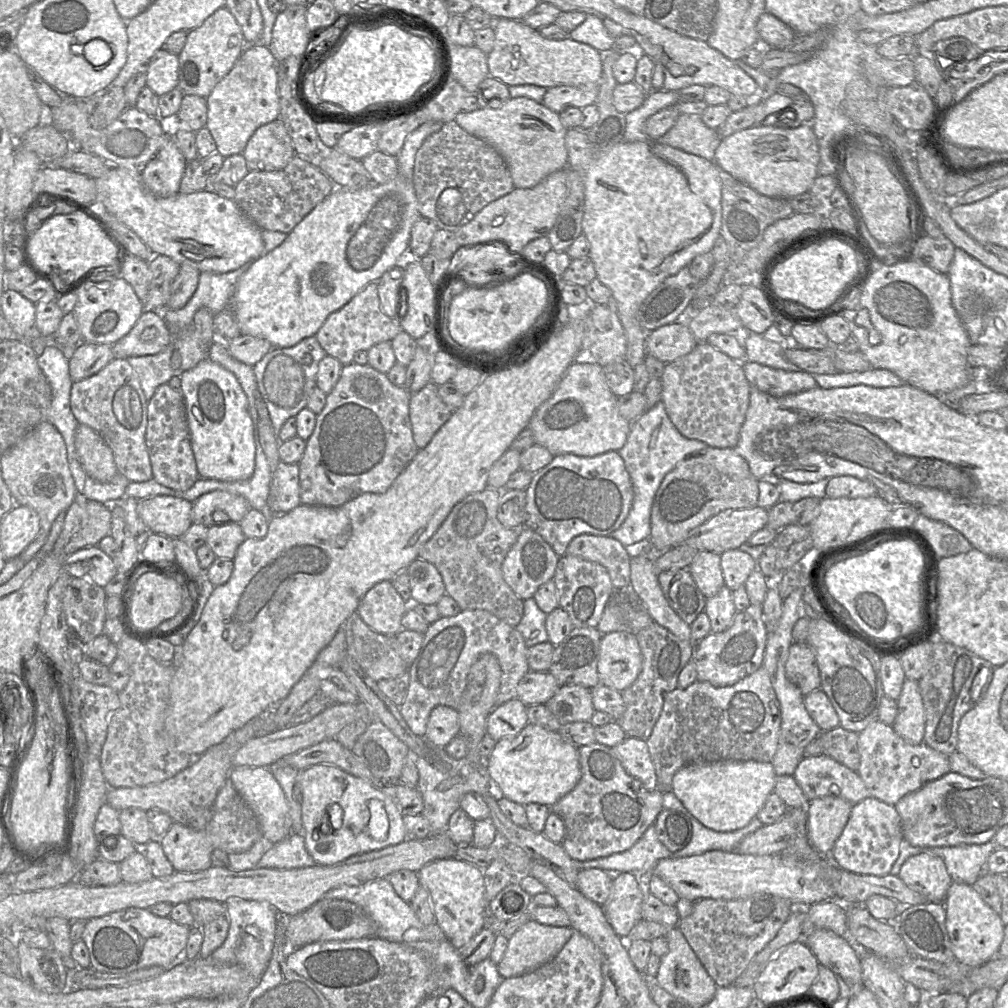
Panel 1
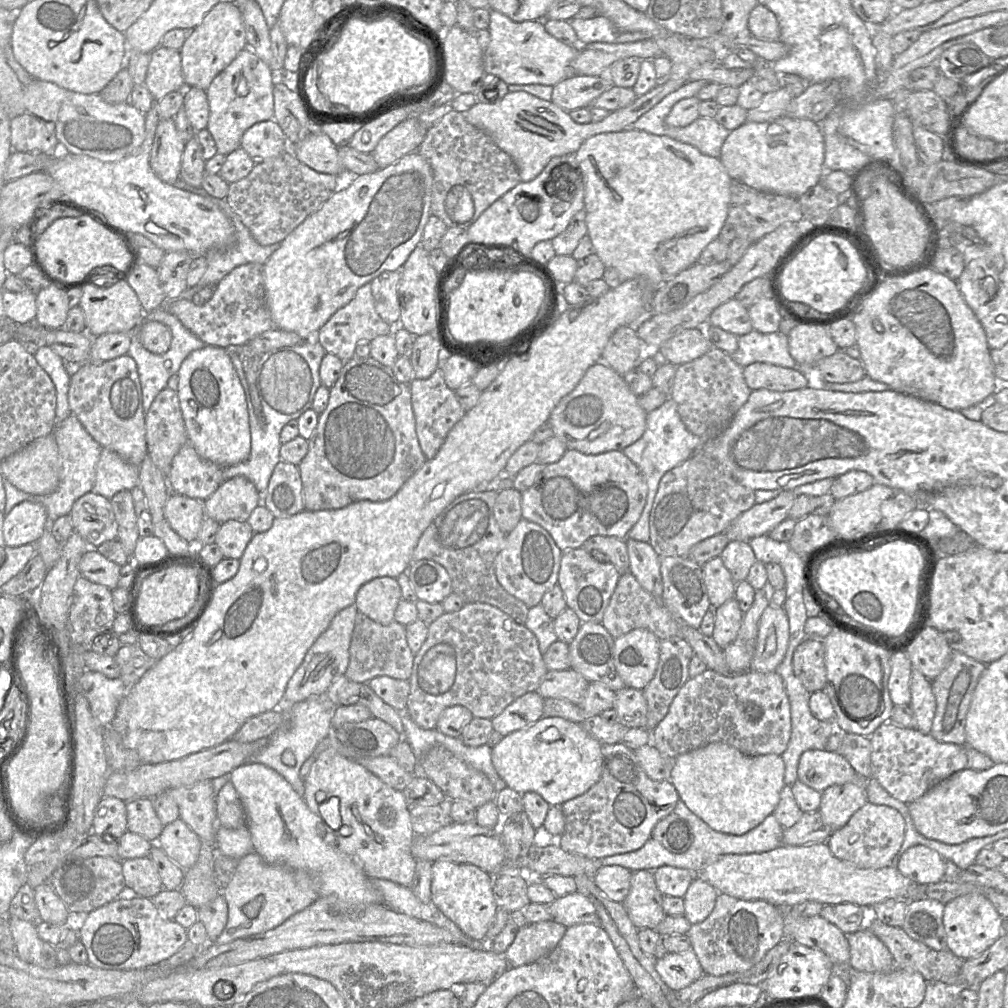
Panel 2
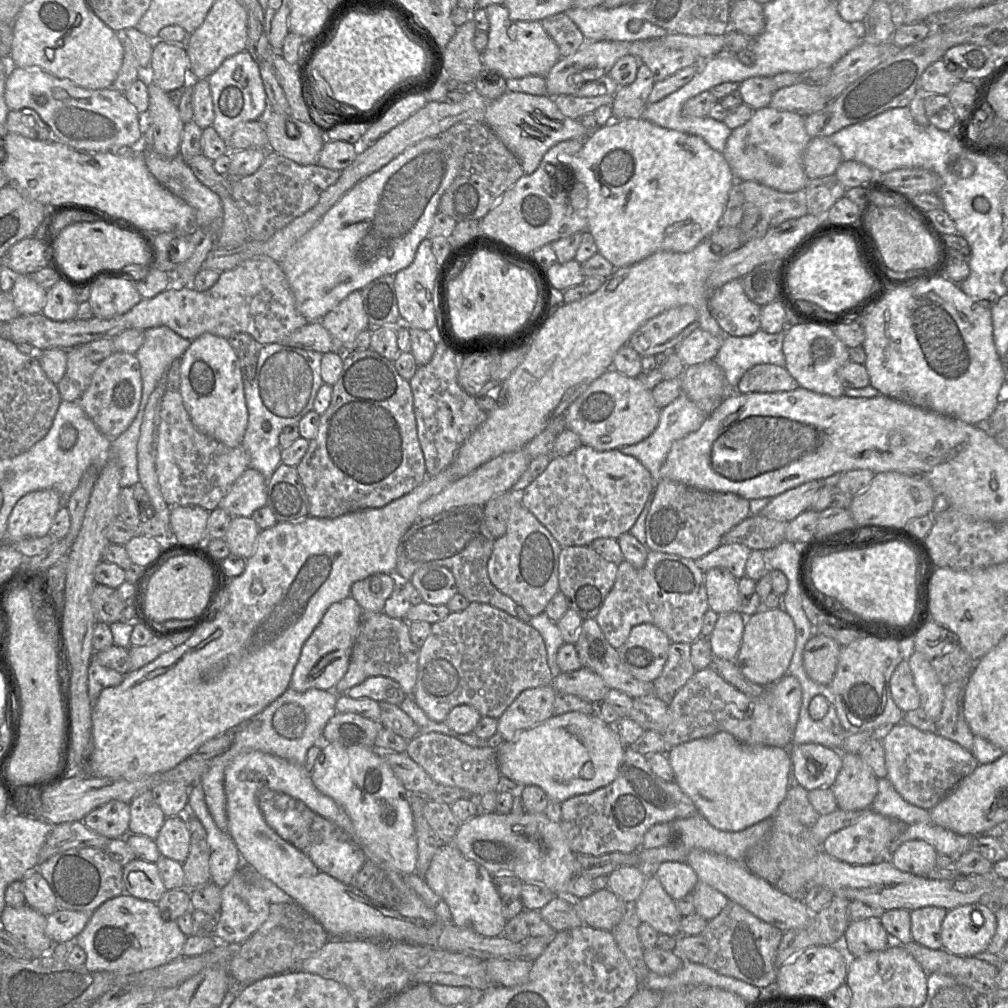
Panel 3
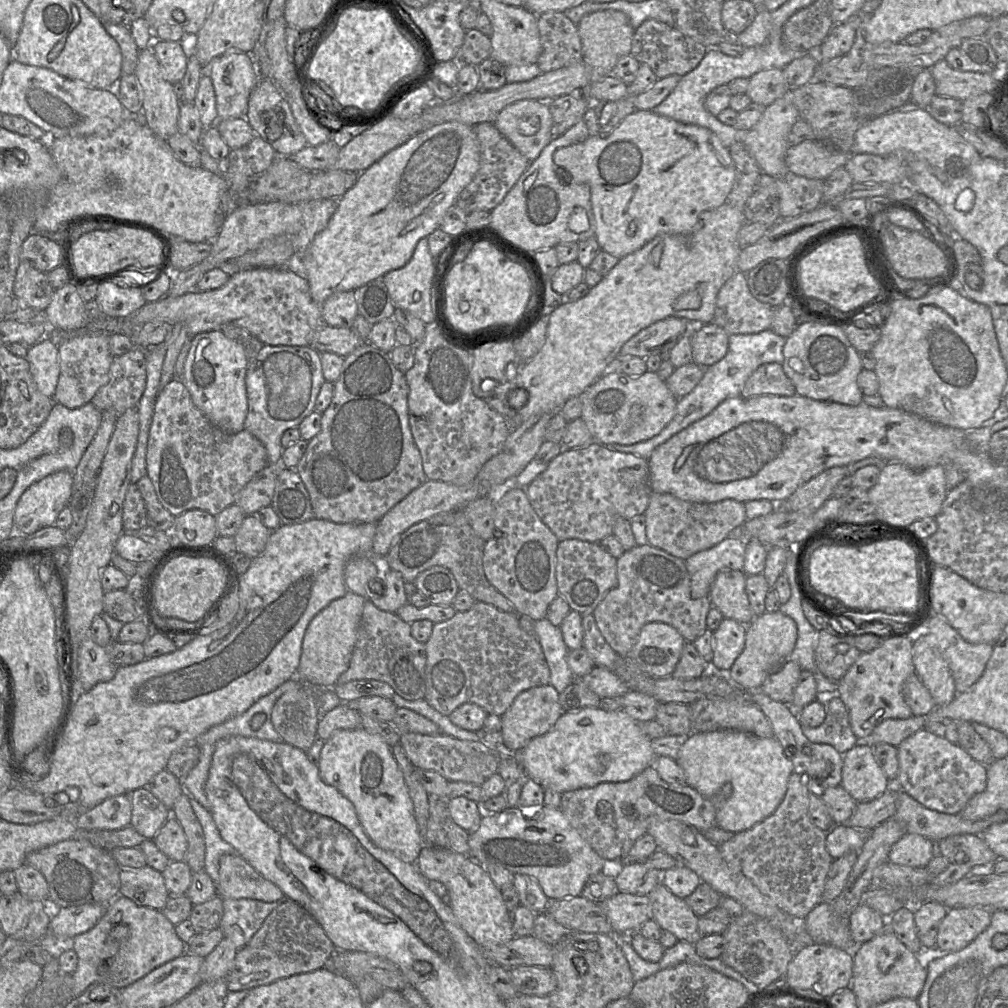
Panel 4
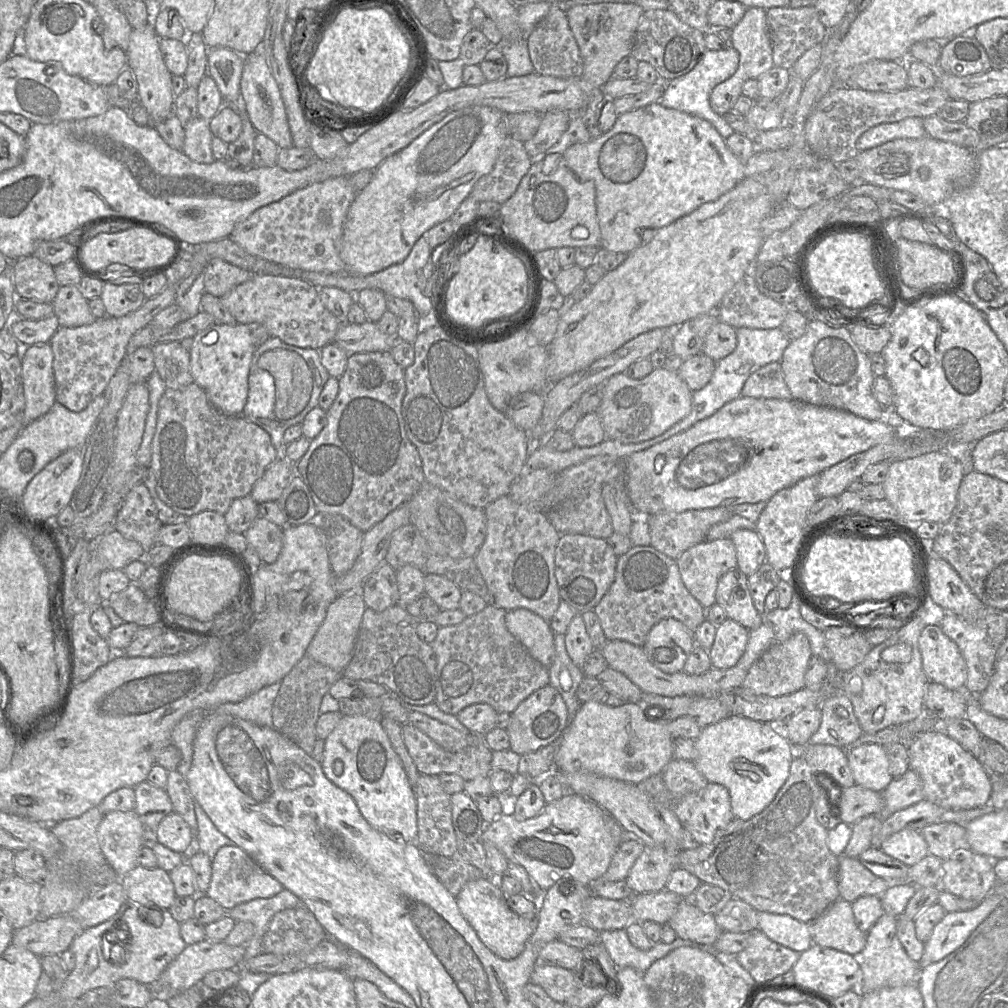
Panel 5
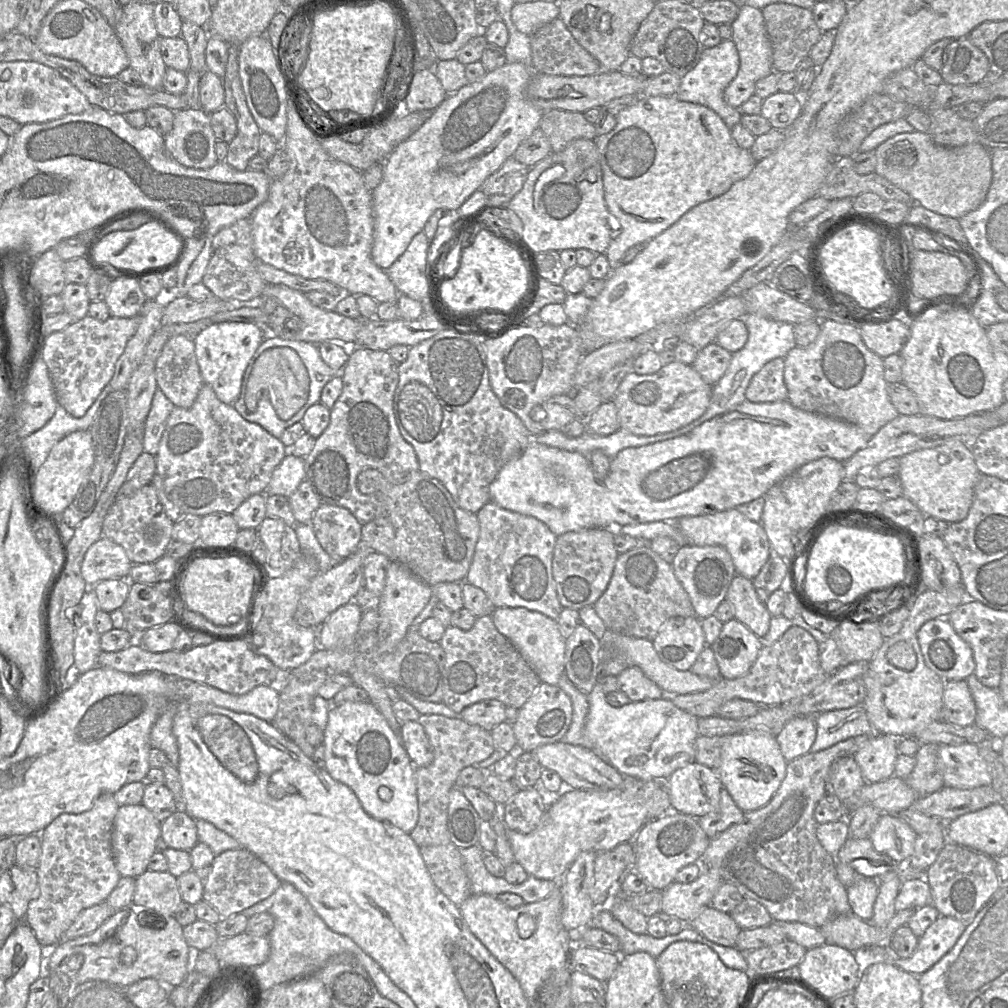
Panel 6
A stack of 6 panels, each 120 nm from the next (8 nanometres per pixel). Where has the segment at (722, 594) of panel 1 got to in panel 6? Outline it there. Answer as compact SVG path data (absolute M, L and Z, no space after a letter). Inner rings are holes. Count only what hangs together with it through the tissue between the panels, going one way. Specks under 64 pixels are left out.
M733 618L723 624L711 648L721 677L735 679L749 672L763 648L763 639Z

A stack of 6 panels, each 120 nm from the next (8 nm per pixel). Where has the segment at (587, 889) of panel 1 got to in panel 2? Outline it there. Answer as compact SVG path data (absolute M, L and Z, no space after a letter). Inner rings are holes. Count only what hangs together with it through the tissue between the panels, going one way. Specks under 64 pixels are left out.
M619 865L601 866L593 881L610 900L622 903L630 890L632 872Z

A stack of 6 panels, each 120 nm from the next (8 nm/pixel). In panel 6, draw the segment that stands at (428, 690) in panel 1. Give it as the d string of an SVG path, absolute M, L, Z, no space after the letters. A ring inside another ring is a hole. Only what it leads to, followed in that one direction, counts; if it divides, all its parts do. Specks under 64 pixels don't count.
M491 615L478 616L468 630L453 625L446 627L439 644L445 654L442 702L456 713L488 699L519 709L541 684L520 652L497 630Z

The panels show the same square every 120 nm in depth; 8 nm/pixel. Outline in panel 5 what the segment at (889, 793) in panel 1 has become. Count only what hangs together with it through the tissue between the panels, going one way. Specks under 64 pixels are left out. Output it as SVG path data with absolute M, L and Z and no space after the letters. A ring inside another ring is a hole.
M930 730L907 743L910 769L921 778L925 799L948 810L989 805L991 779L986 768L963 746L942 730Z

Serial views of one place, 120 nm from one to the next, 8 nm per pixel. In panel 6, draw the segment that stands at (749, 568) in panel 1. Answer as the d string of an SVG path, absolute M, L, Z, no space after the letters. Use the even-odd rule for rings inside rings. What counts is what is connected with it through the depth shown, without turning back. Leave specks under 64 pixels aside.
M681 546L671 563L675 576L688 593L695 615L704 619L713 615L726 594L736 570L729 552L722 546Z

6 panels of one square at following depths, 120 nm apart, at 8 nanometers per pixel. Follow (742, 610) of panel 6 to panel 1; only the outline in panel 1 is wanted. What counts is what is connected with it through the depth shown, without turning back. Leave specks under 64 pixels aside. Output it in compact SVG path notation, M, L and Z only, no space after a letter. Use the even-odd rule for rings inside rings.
M699 551L689 566L697 586L706 598L712 598L725 585L721 567L721 555L711 551Z

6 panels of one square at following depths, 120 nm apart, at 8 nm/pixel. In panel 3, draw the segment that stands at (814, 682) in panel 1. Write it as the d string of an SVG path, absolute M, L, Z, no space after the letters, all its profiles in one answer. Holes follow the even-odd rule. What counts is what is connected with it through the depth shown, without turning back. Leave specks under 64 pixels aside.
M814 633L803 650L803 667L817 684L829 685L835 675L841 646L832 638Z

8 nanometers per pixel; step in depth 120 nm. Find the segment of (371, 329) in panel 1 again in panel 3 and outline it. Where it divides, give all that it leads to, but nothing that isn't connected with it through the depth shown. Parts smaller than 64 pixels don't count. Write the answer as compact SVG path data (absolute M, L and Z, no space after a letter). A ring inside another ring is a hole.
M361 291L351 292L335 308L330 310L320 322L334 340L335 349L337 349L334 352L345 354L356 350L357 335L370 328L363 307Z

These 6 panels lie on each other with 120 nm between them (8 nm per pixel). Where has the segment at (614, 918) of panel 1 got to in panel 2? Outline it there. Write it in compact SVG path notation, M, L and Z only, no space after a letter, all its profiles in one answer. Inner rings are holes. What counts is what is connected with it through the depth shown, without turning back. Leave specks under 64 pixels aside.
M637 870L632 872L630 890L622 902L632 923L640 930L655 930L666 917L662 908L663 894L658 890L654 871Z

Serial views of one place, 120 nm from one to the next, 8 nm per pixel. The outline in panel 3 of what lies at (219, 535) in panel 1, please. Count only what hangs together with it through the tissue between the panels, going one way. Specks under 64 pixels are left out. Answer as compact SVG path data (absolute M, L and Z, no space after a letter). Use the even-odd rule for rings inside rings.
M233 517L224 537L230 554L250 558L256 547L256 542L261 529L252 517Z

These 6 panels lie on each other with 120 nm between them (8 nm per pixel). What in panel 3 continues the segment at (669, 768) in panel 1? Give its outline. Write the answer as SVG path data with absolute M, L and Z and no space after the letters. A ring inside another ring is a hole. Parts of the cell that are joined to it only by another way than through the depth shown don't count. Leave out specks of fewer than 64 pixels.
M713 667L696 671L669 704L671 722L662 734L668 749L719 732L728 732L747 745L787 749L799 718L801 685L796 677L786 674L765 688L760 696L749 696L724 680Z

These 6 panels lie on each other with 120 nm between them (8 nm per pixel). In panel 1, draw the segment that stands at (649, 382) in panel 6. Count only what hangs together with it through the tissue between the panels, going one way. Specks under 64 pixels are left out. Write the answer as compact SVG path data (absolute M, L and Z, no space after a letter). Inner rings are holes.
M572 363L551 397L537 409L528 427L533 433L536 444L544 446L554 456L574 454L593 457L608 451L619 451L627 441L631 423L620 415L617 400L618 397L613 394L606 382L600 364Z

